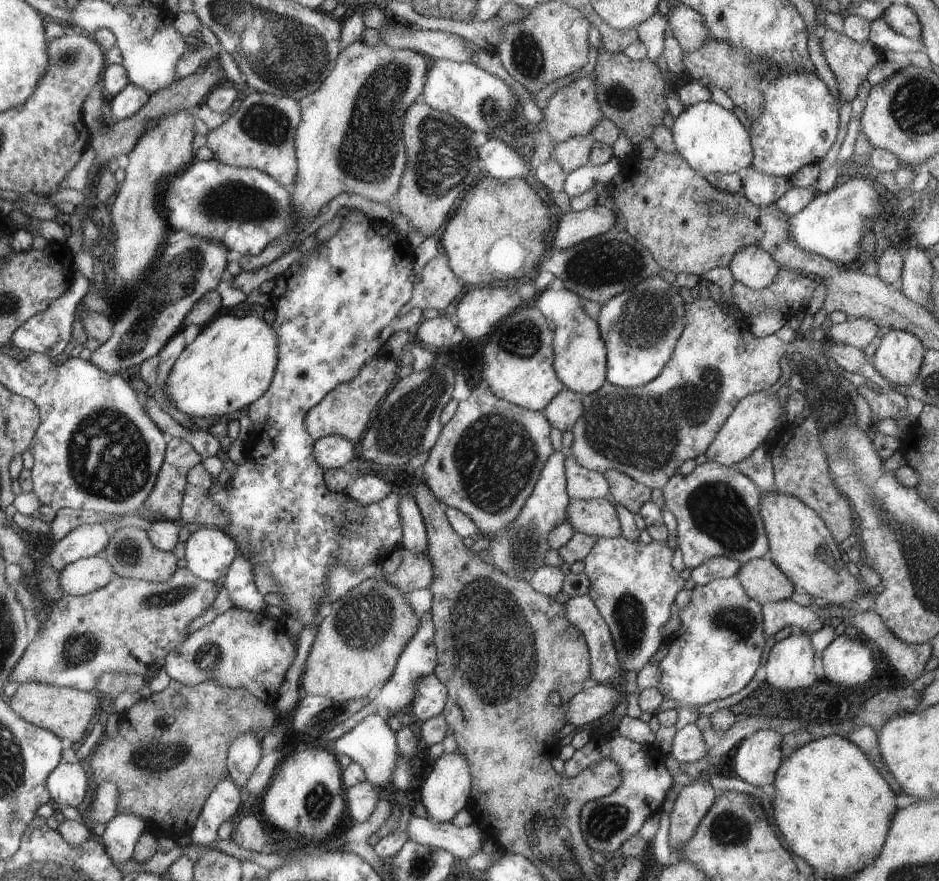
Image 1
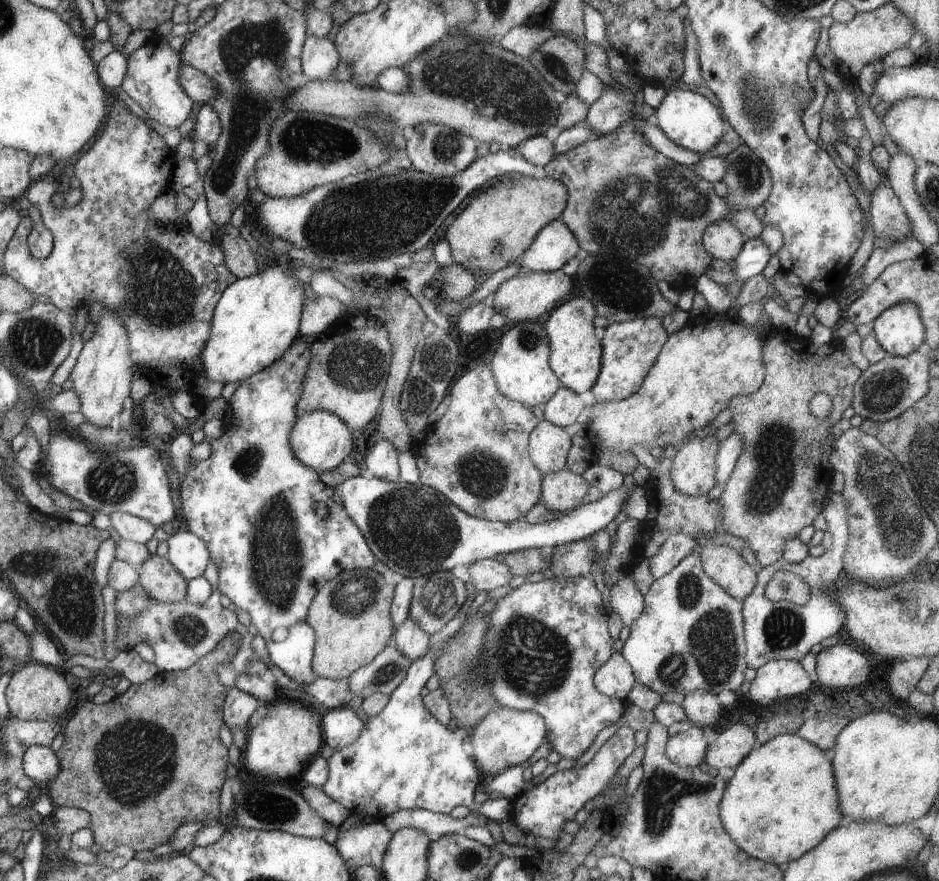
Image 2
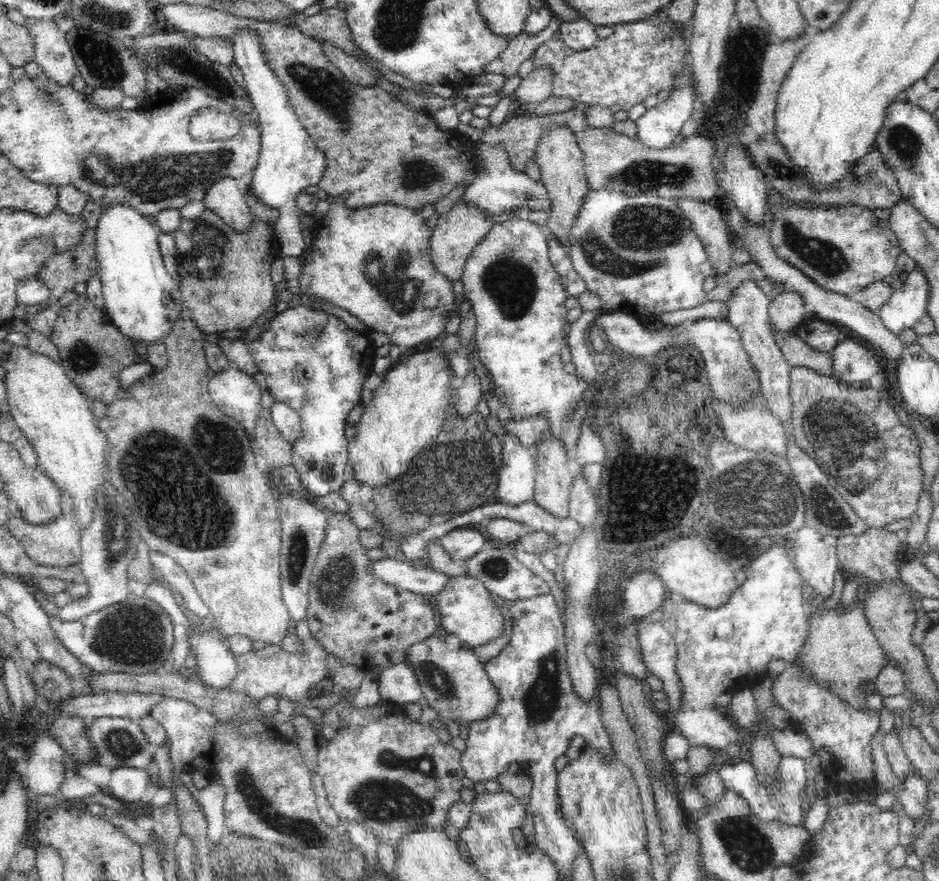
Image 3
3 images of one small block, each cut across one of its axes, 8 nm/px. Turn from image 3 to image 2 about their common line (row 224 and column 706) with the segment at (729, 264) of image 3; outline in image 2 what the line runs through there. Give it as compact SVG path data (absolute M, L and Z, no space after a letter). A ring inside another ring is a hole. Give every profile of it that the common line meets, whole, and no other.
M698 689L686 695L682 708L688 718L687 724L702 727L714 727L721 717L722 706L716 700L716 696Z

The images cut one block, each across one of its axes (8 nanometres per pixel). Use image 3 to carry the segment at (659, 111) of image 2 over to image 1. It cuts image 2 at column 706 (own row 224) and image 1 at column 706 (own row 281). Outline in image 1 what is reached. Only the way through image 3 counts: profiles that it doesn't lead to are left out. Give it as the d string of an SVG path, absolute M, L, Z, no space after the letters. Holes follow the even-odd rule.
M714 101L701 102L686 107L674 120L672 136L678 153L698 172L709 174L732 174L753 164L754 152L750 134L742 122Z

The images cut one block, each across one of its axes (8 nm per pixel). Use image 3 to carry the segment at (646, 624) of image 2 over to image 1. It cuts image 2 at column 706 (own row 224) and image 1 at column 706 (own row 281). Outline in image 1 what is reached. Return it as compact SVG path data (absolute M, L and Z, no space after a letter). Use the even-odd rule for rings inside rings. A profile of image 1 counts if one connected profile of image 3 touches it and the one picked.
M737 577L720 578L720 580L712 580L710 584L696 585L692 588L690 604L680 610L680 628L671 634L670 646L668 646L670 650L658 662L660 686L657 689L662 692L664 698L670 698L678 704L676 706L678 719L675 724L677 732L684 726L688 726L688 723L698 720L701 716L698 714L700 706L710 704L712 700L732 696L750 684L750 680L754 678L754 672L760 666L764 642L766 642L766 636L762 632L760 604L749 596Z

